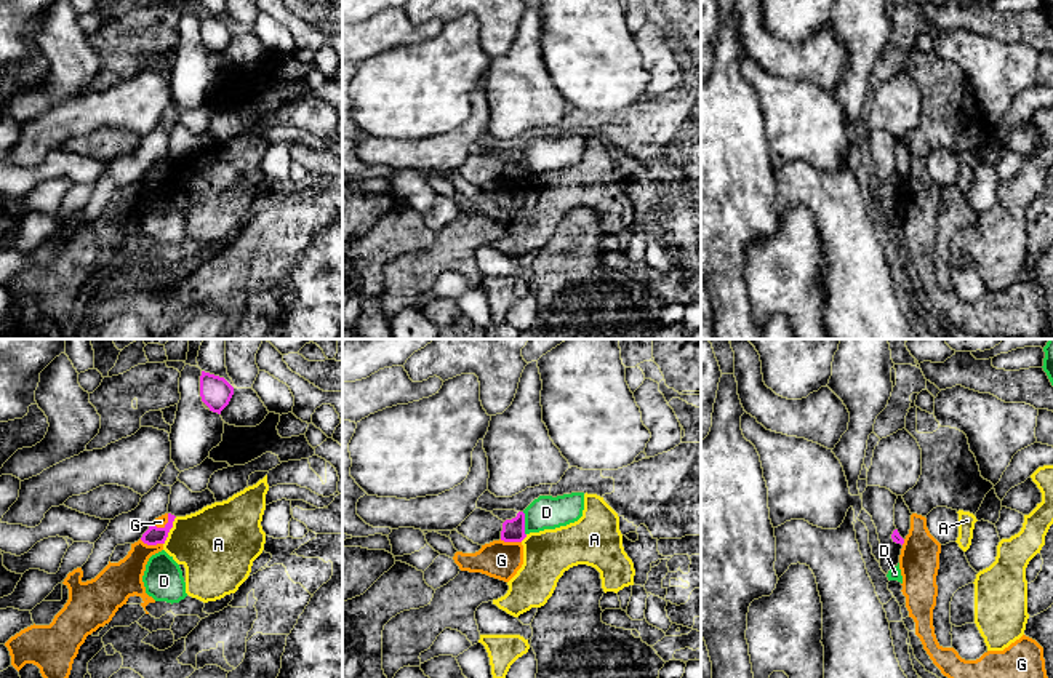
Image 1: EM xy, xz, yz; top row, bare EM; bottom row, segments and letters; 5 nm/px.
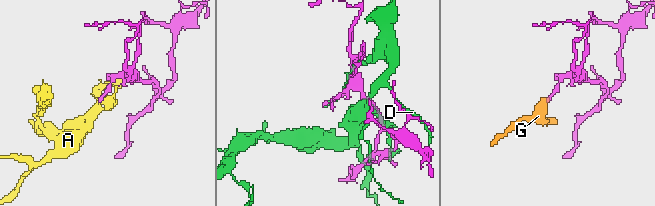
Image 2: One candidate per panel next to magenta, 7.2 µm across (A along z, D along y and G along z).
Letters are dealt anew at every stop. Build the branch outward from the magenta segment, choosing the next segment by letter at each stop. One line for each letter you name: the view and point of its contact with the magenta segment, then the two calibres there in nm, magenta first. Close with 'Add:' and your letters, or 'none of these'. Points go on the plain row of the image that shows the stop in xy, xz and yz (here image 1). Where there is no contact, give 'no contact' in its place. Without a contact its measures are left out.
Add: none of these

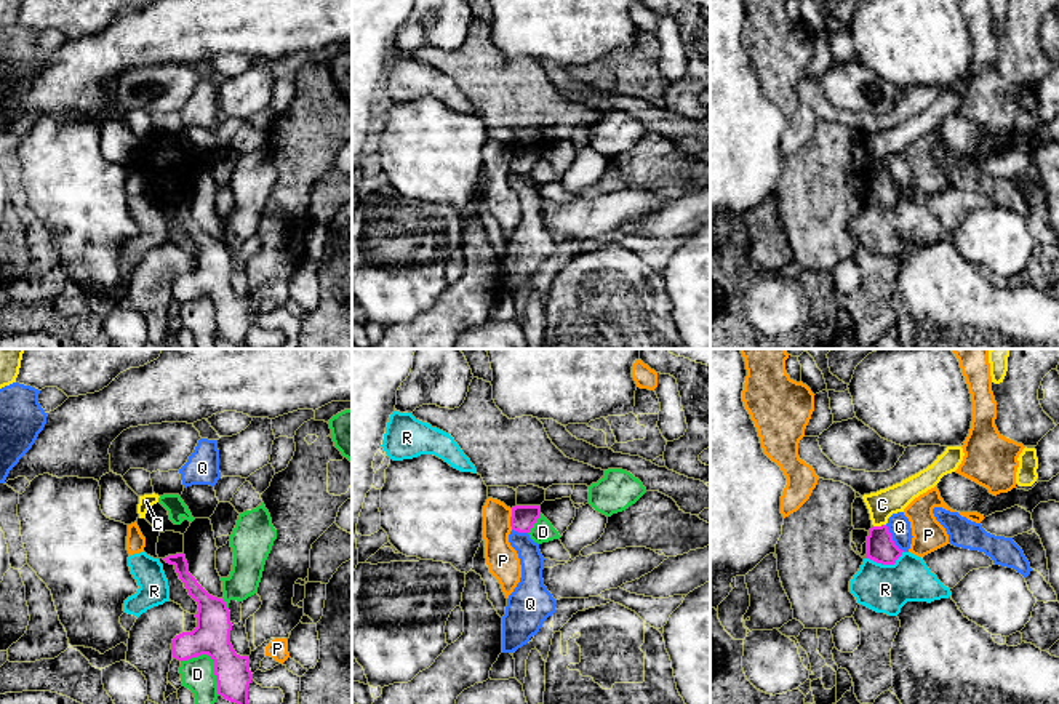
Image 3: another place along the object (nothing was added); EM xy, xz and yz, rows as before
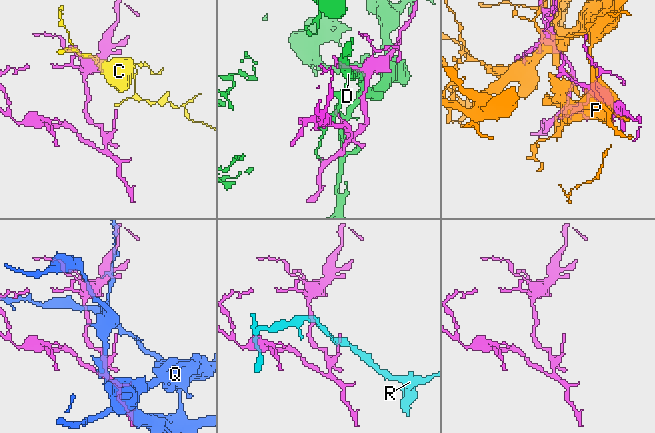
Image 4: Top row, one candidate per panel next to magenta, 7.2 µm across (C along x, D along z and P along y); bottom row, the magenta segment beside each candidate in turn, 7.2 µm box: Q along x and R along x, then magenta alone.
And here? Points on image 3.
Add: none of these

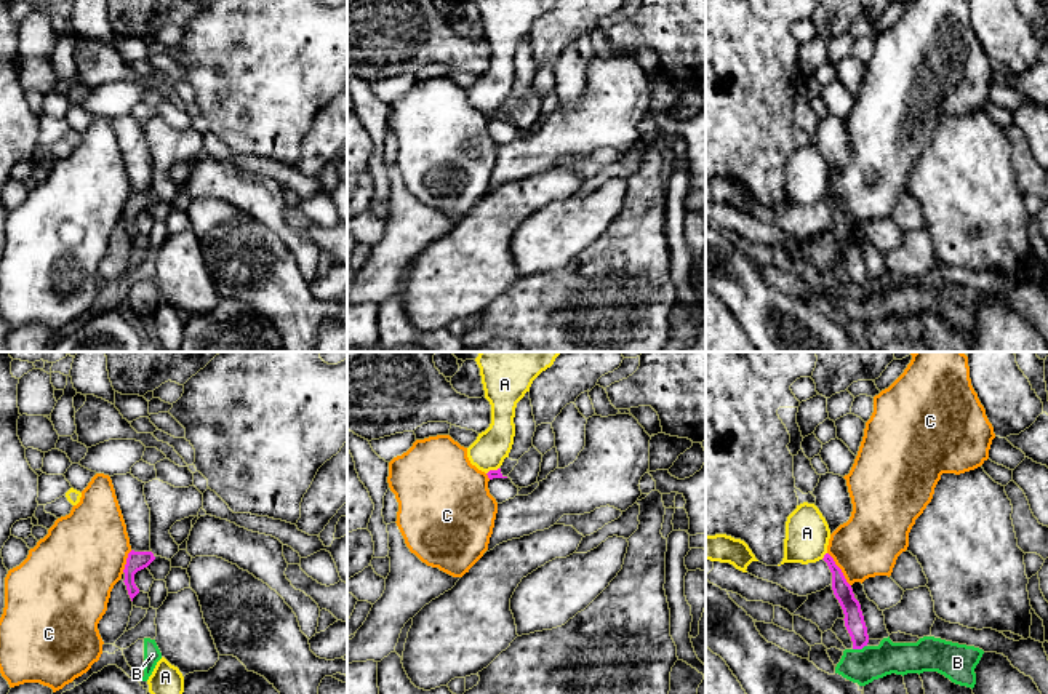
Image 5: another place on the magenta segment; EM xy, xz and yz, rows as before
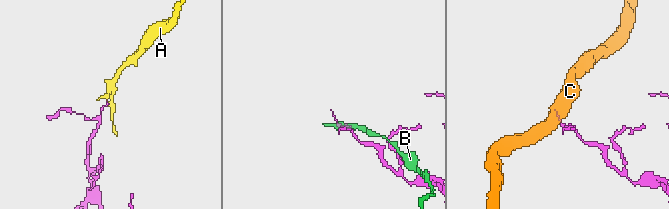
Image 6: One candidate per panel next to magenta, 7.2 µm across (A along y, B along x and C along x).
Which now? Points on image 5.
Add: none of these

